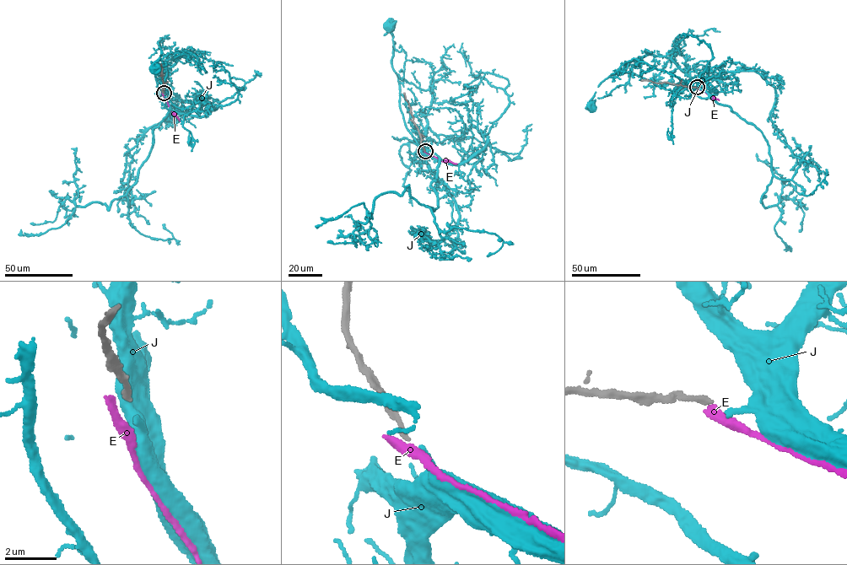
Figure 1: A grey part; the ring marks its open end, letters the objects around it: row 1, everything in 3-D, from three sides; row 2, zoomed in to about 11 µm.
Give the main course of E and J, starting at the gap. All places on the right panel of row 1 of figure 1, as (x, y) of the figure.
E: (697, 88), (719, 99)
J: (697, 88), (670, 59), (646, 55), (637, 58), (628, 83), (607, 95), (594, 96), (592, 109)

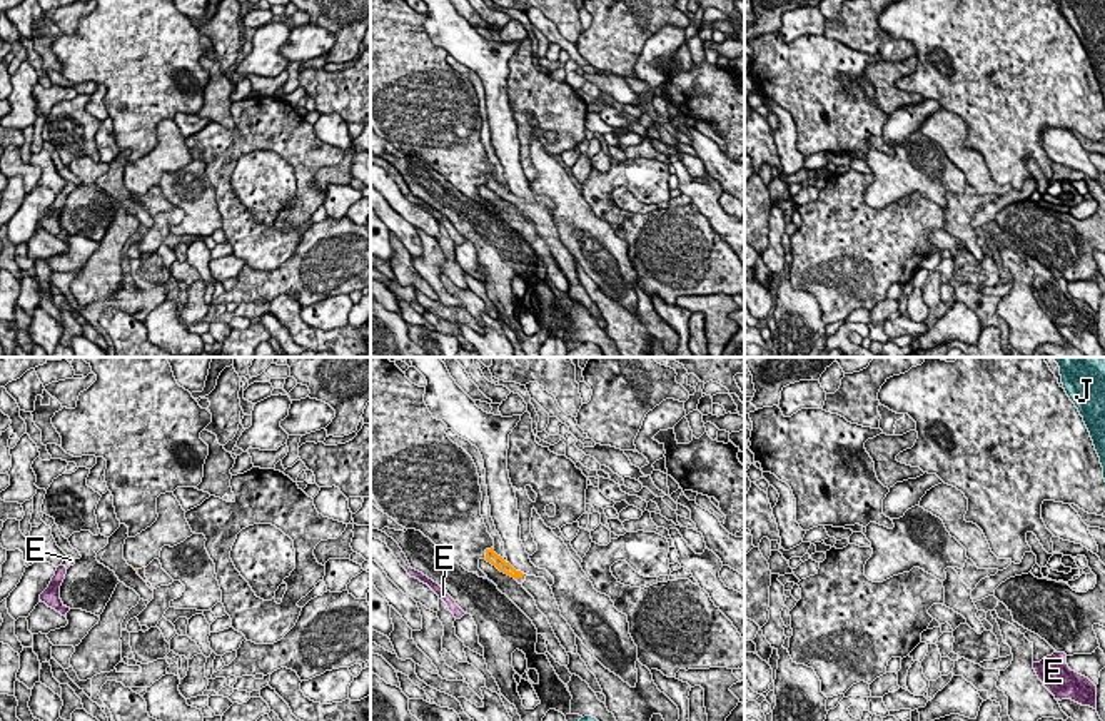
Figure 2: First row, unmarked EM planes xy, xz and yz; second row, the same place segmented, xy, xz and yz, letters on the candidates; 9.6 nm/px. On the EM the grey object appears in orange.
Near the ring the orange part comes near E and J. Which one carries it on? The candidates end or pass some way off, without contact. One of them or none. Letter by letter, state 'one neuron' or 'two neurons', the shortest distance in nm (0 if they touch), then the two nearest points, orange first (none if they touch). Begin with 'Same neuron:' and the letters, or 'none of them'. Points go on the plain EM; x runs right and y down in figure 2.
Same neuron: none of them
E: two neurons; gap 480 nm; span xz (486, 186), (446, 217)
J: two neurons; gap 1450 nm; span xz (518, 204), (585, 342)

